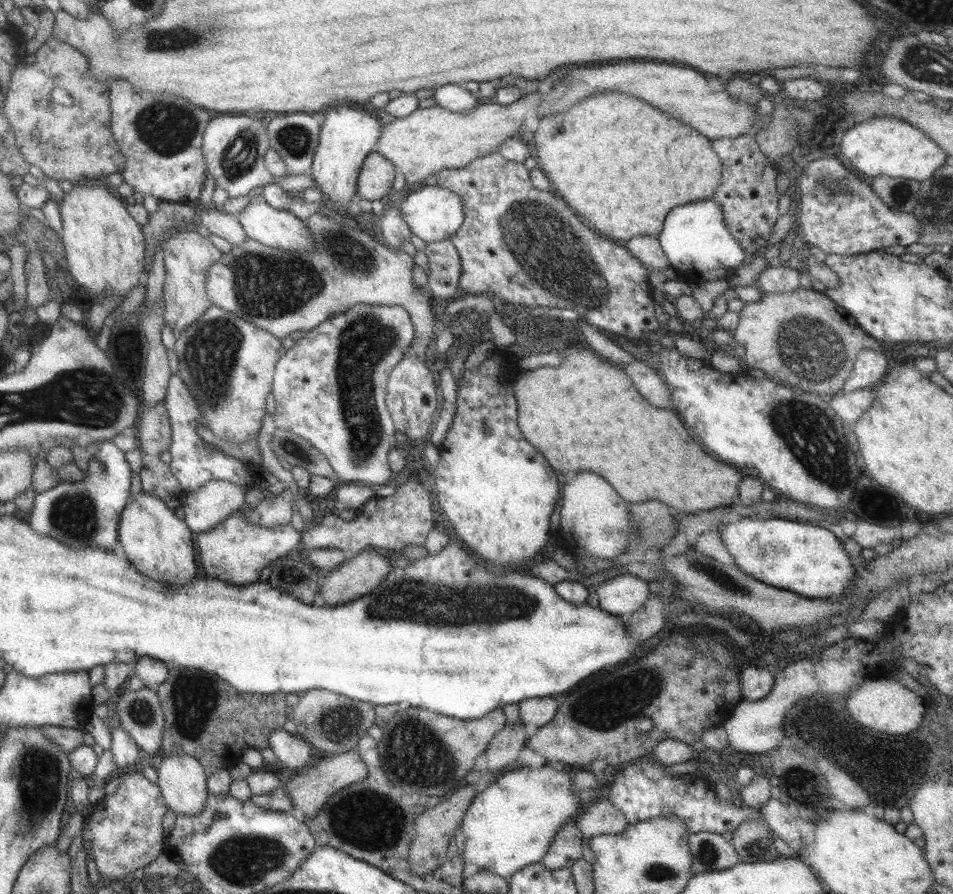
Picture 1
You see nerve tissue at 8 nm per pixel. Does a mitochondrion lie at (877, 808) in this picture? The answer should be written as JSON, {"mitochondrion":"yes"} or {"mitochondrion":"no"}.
{"mitochondrion":"no"}

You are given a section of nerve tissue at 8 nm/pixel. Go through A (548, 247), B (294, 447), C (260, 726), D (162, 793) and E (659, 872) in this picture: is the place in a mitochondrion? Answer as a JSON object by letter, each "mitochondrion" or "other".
{"A":"mitochondrion","B":"mitochondrion","C":"other","D":"other","E":"mitochondrion"}

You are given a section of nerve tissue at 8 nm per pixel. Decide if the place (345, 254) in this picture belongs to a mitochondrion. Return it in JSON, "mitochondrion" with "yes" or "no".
{"mitochondrion":"yes"}

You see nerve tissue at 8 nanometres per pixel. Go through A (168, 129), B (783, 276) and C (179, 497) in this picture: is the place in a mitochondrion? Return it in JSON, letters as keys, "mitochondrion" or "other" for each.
{"A":"mitochondrion","B":"other","C":"other"}

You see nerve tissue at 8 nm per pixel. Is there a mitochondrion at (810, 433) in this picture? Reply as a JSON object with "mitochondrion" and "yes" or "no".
{"mitochondrion":"yes"}

